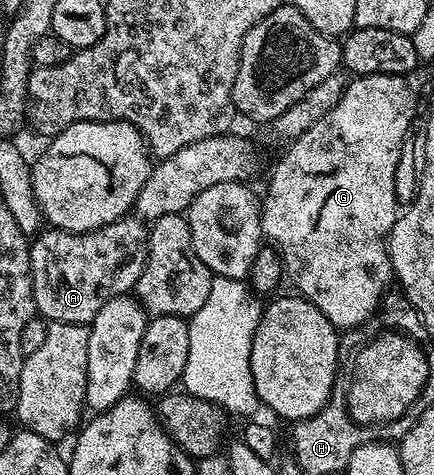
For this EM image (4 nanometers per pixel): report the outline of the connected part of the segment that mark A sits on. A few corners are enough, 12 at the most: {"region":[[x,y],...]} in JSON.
{"region":[[129,214],[29,245],[38,317],[88,326],[136,289],[149,229]]}

